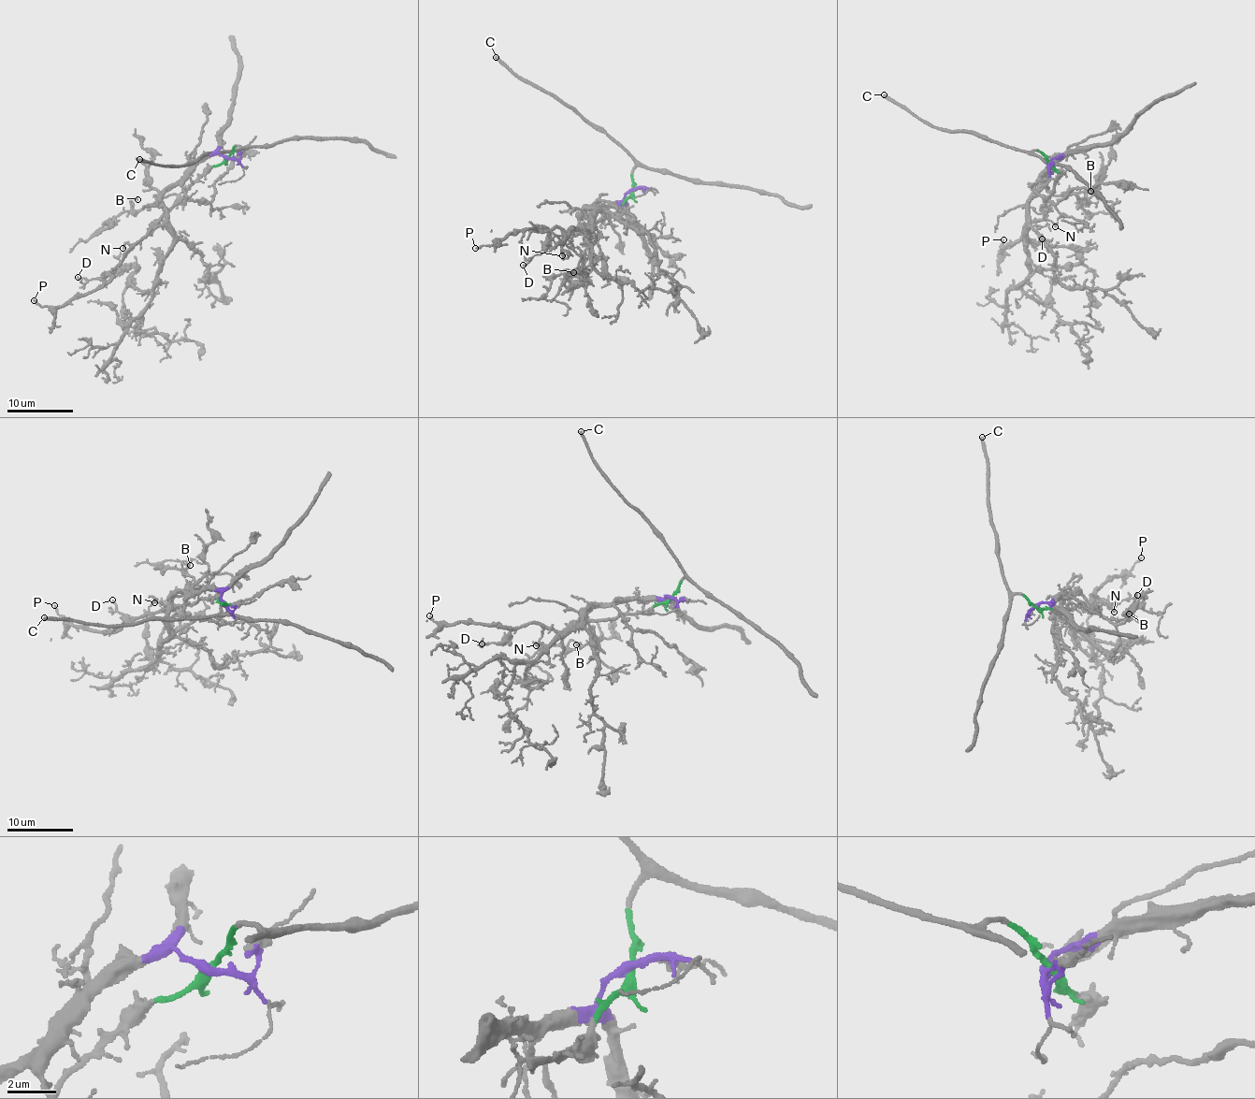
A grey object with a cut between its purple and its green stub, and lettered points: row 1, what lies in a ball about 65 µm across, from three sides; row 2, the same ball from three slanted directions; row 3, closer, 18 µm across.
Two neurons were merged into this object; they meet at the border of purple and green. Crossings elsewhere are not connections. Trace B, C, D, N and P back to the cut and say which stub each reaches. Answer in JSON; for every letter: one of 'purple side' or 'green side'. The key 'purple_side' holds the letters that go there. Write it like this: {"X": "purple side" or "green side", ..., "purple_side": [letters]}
{"B": "purple side", "C": "green side", "D": "green side", "N": "green side", "P": "green side", "purple_side": ["B"]}

